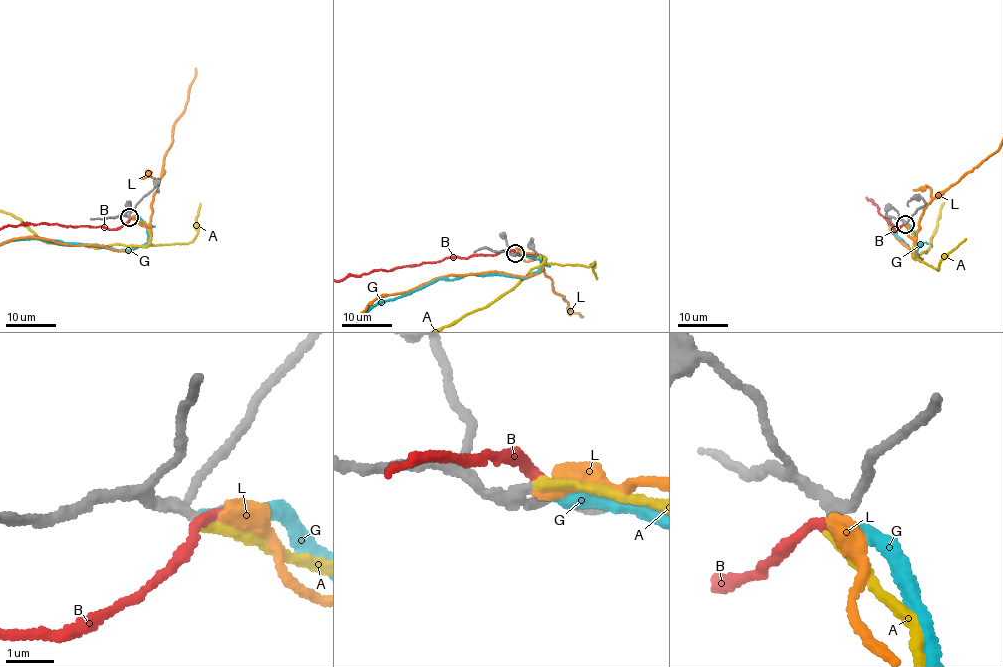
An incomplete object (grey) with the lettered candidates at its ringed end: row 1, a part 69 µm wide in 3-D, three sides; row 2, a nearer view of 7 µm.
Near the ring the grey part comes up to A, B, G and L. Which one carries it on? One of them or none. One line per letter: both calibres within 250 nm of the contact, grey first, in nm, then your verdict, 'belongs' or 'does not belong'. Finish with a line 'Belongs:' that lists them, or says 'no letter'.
A: 180/190 nm | belongs
B: 180/280 nm | does not belong
G: 180/240 nm | does not belong
L: 180/280 nm | does not belong
Belongs: A

